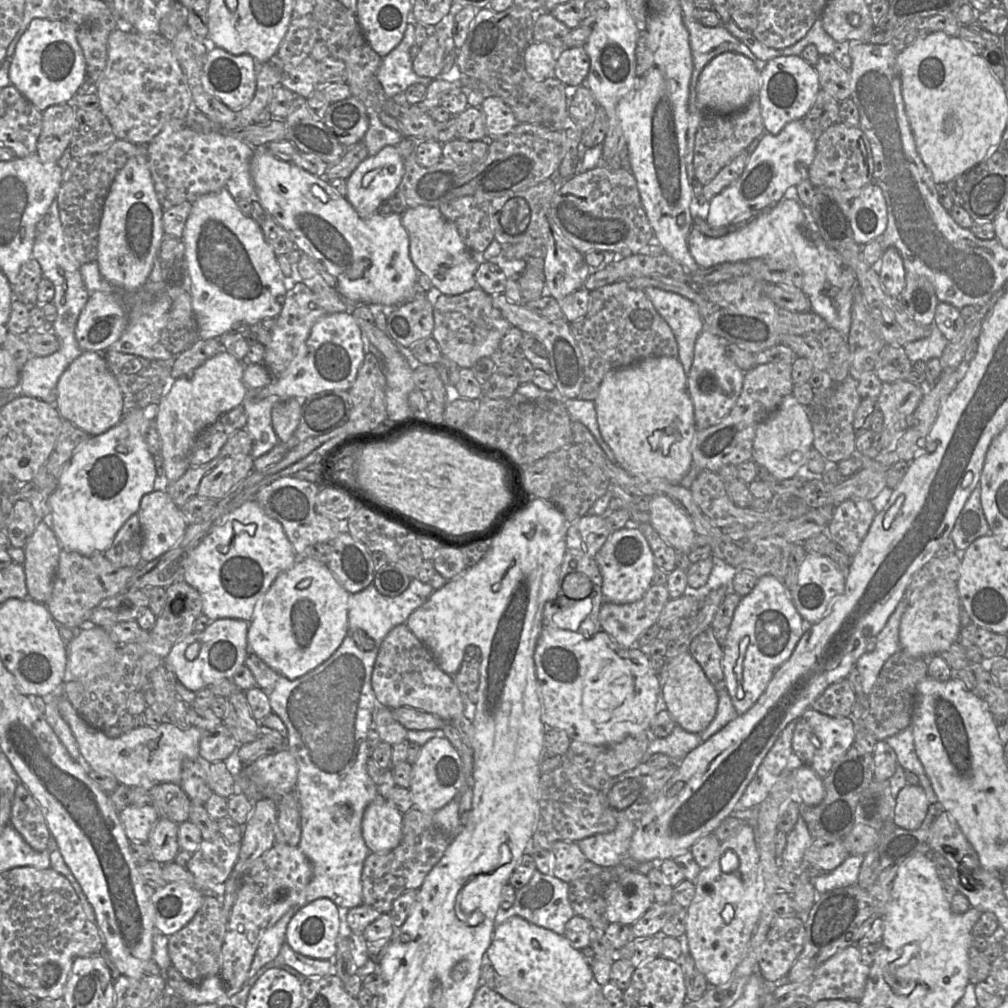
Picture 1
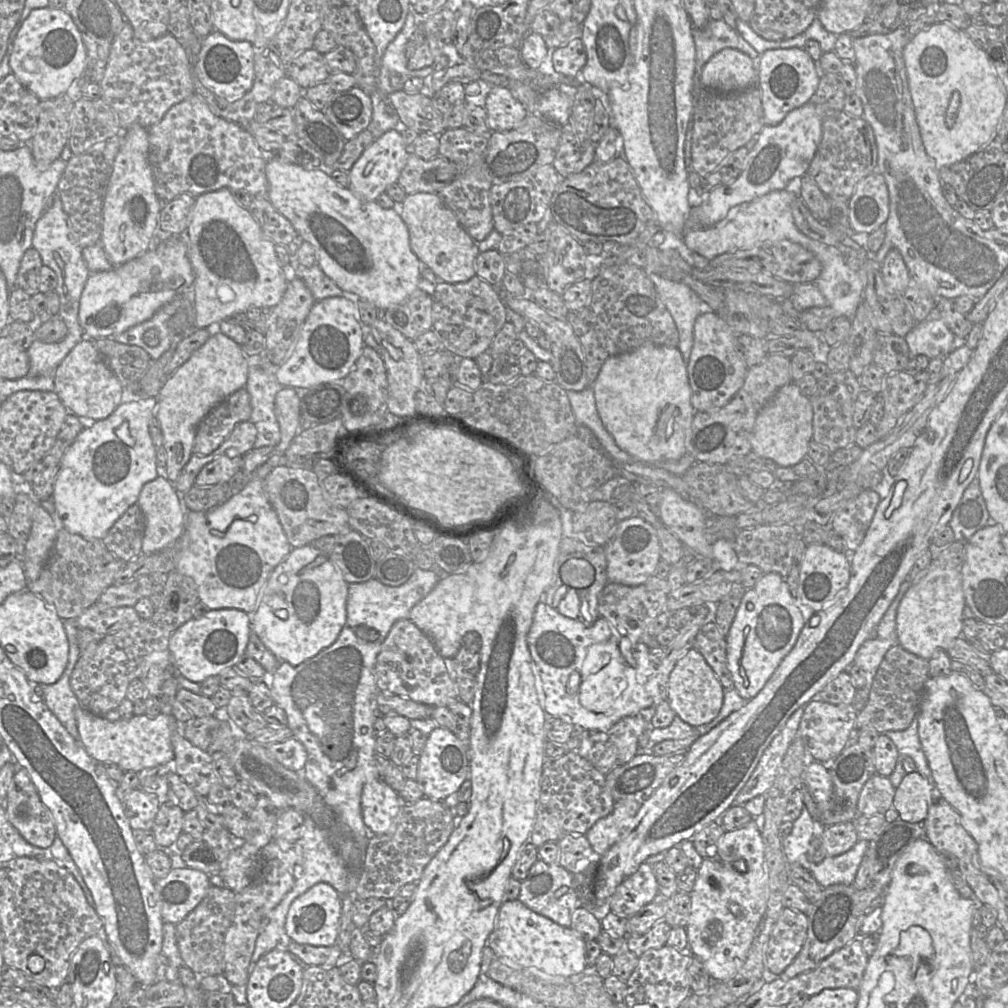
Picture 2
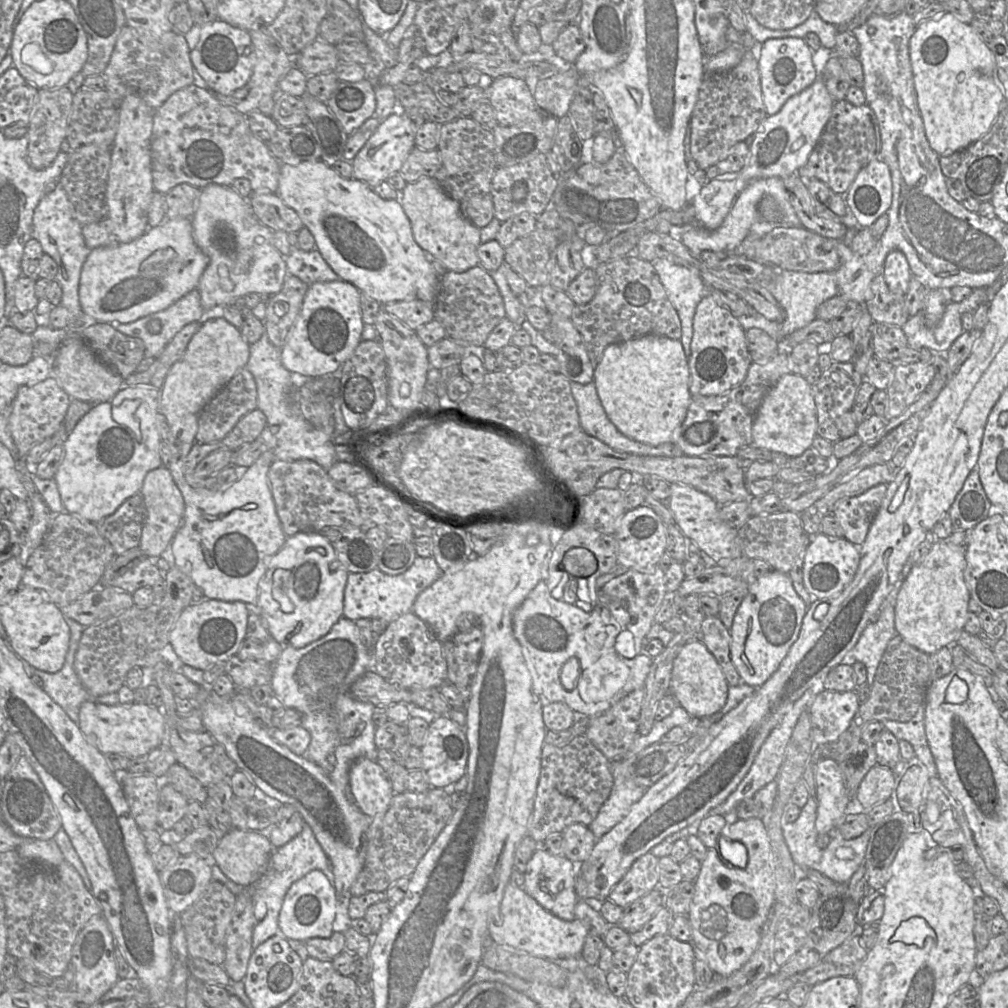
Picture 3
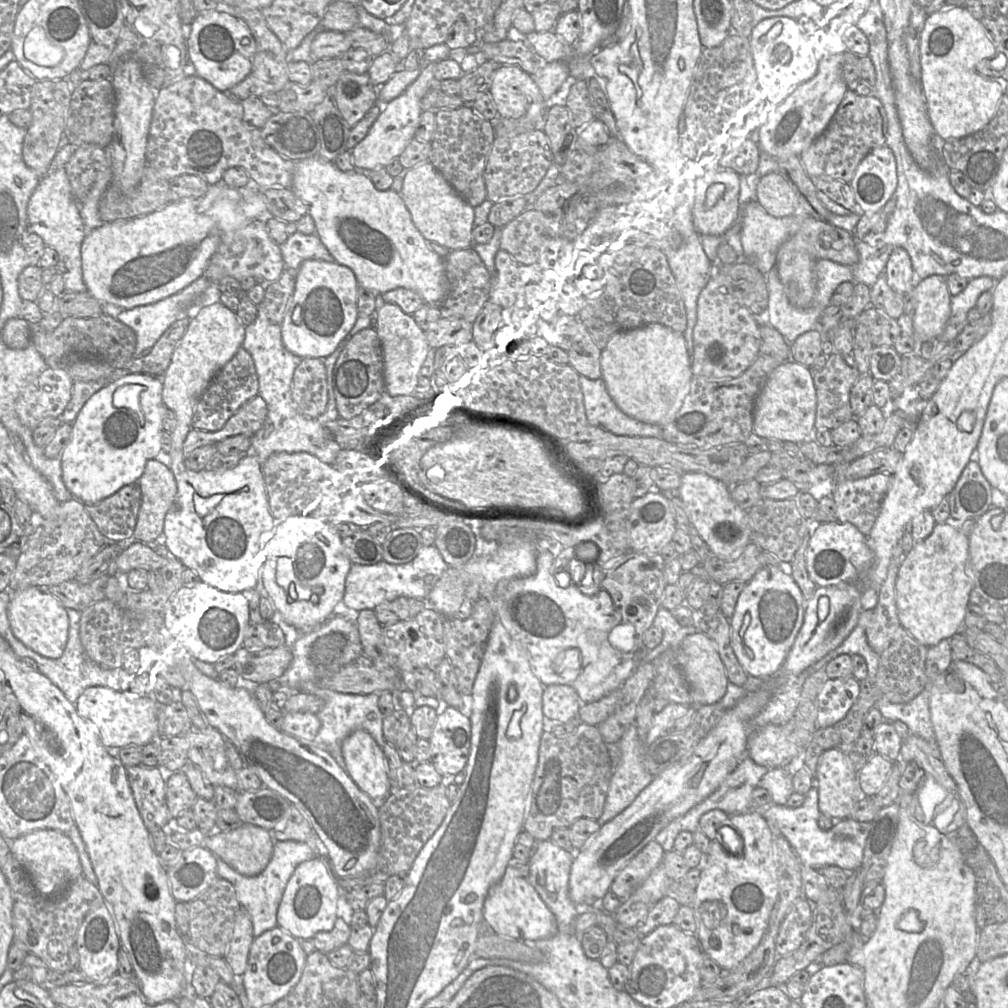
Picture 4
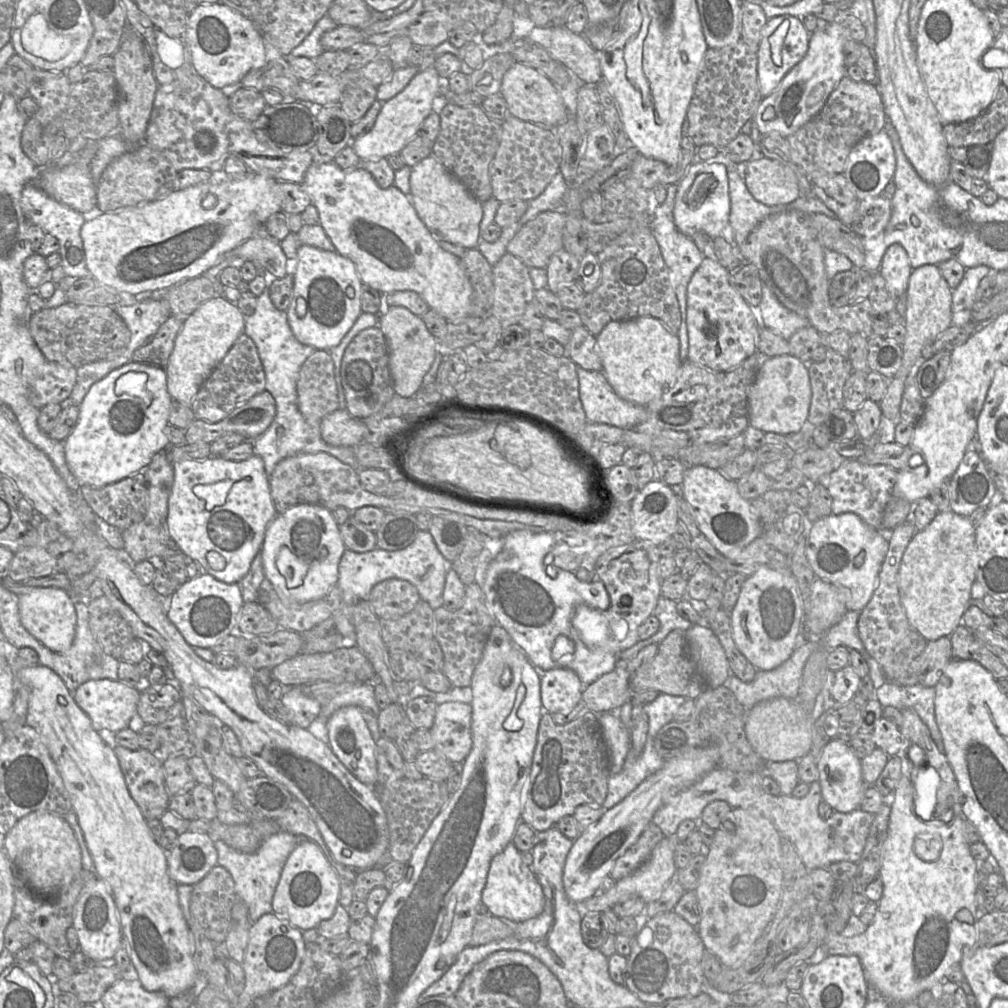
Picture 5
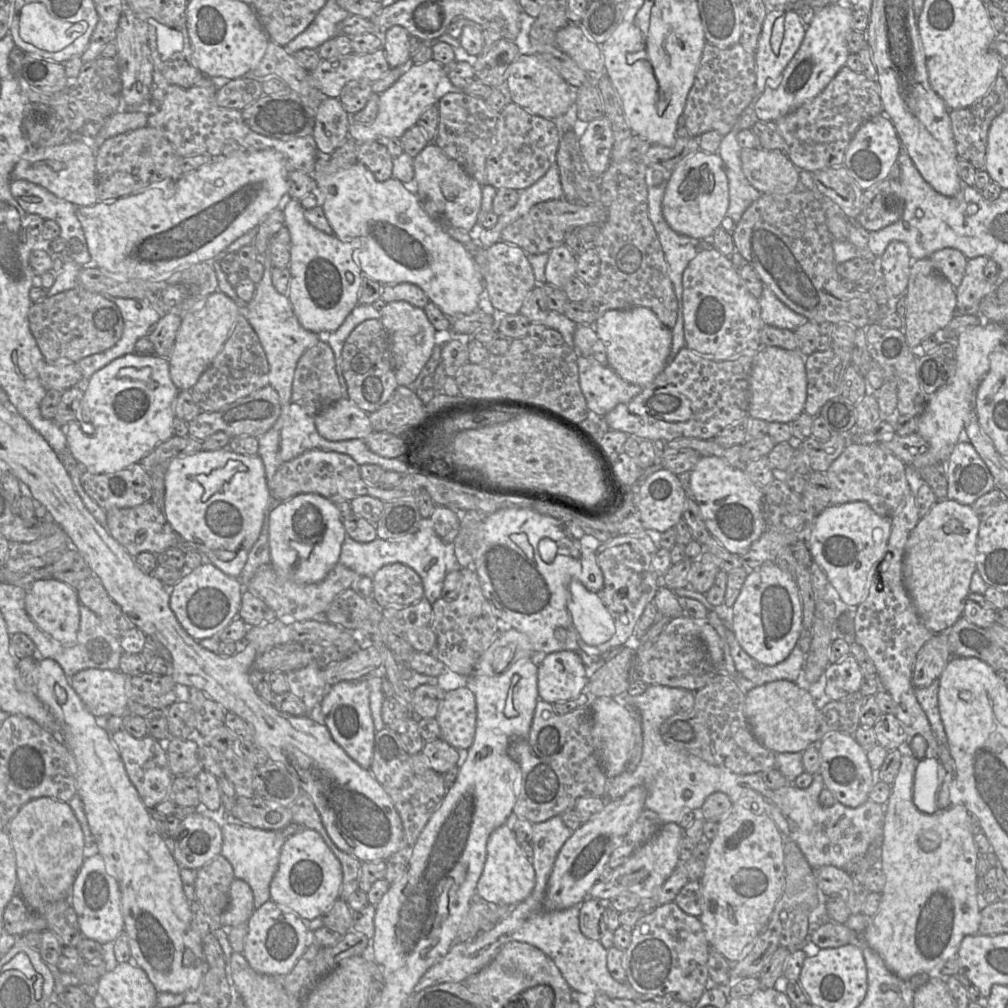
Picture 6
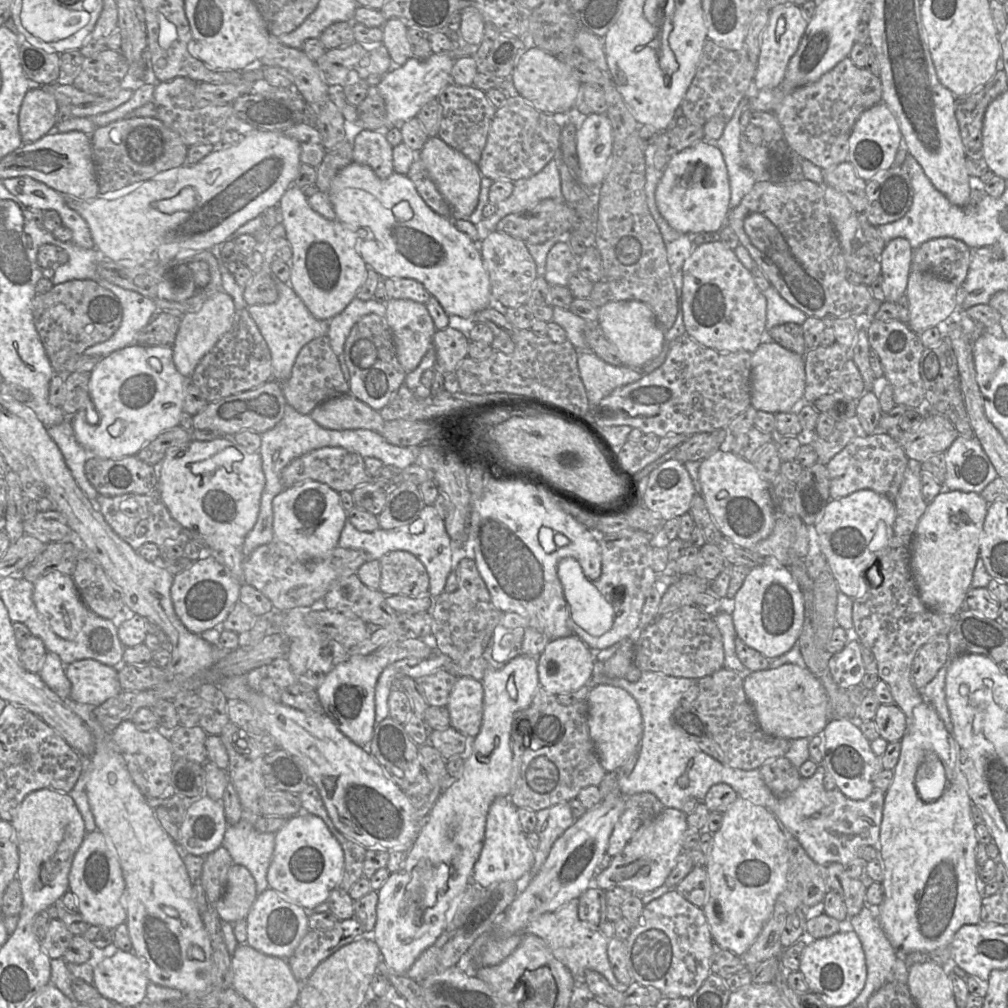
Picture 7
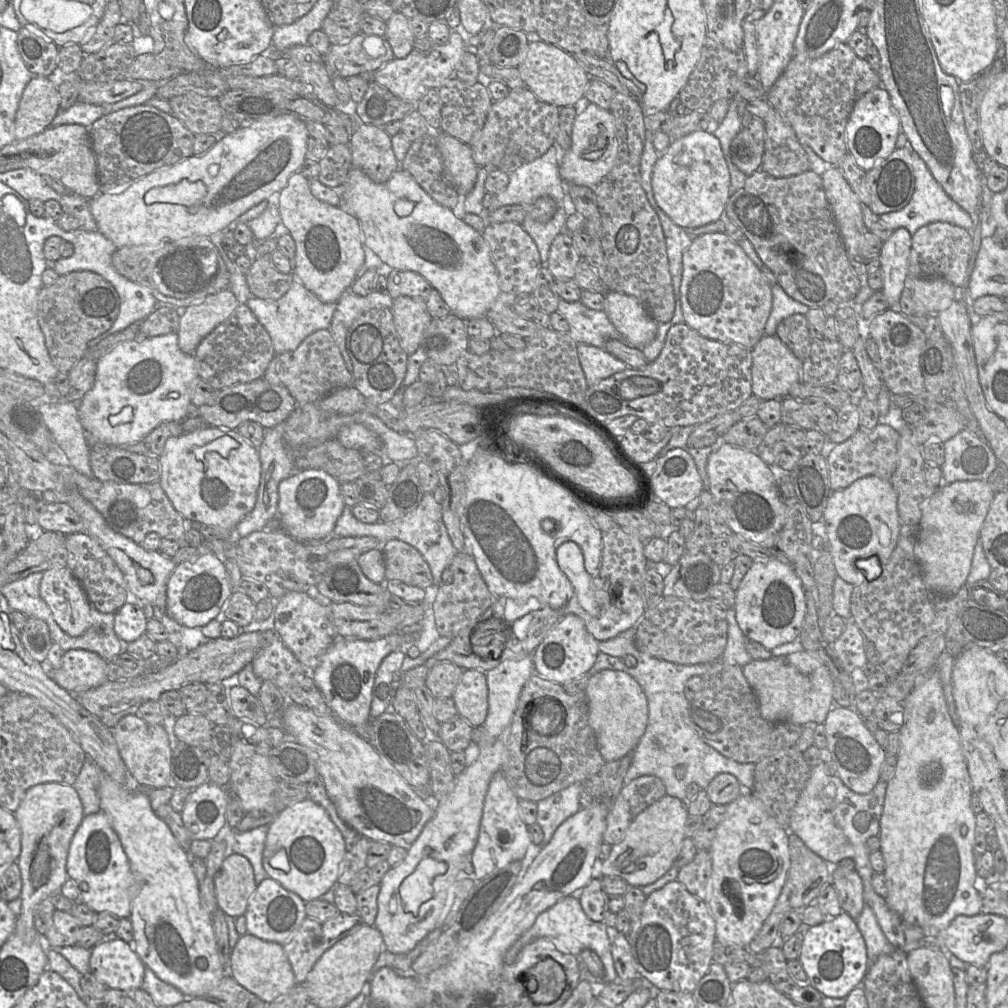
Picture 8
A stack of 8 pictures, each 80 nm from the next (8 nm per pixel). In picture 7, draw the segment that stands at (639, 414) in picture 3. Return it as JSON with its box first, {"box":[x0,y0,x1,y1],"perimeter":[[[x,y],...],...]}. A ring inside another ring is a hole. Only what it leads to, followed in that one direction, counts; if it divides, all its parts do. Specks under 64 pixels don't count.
{"box":[598,301,665,369],"perimeter":[[[612,301],[599,308],[598,325],[617,351],[624,366],[641,369],[662,351],[665,333],[653,310],[644,302]]]}

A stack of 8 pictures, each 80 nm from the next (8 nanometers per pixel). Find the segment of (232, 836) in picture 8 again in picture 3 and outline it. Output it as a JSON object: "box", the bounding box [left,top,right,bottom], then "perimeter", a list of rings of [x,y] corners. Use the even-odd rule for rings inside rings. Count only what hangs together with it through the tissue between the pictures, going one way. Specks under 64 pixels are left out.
{"box":[212,824,334,952],"perimeter":[[[305,824],[302,832],[285,845],[275,848],[270,857],[270,865],[262,877],[248,888],[242,887],[221,871],[217,864],[212,867],[212,880],[223,883],[236,896],[242,892],[251,891],[254,899],[254,916],[257,923],[253,931],[252,952],[264,941],[280,931],[278,919],[284,897],[290,886],[312,870],[322,871],[334,885],[334,874],[330,860],[317,841],[309,824]]]}

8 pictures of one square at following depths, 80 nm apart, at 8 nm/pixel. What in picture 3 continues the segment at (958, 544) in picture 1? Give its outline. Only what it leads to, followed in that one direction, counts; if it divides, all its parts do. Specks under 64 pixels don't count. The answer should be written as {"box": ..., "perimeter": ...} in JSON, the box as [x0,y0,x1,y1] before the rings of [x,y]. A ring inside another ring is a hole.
{"box":[948,464,991,532],"perimeter":[[[977,464],[968,475],[948,511],[953,531],[966,532],[973,529],[988,516],[990,506],[991,502],[982,486]]]}

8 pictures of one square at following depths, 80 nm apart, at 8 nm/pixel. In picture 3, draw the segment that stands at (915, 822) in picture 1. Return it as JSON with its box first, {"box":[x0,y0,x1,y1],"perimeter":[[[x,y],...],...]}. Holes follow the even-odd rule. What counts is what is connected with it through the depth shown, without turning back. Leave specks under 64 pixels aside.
{"box":[896,764,930,814],"perimeter":[[[923,764],[908,768],[896,788],[898,810],[906,814],[919,812],[930,791],[929,774]]]}

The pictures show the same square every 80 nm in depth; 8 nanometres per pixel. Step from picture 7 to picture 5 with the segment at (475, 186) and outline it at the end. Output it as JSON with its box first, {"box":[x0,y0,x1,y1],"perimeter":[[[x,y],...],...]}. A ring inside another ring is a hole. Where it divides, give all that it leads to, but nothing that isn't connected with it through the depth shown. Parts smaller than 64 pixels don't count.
{"box":[410,154,482,249],"perimeter":[[[433,154],[411,168],[410,199],[418,217],[434,235],[465,249],[478,249],[482,203]]]}

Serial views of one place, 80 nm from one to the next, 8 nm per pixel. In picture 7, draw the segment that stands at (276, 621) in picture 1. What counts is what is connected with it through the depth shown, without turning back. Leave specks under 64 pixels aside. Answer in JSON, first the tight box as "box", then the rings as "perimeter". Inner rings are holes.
{"box":[273,481,345,561],"perimeter":[[[317,481],[283,489],[273,501],[273,541],[289,559],[309,561],[327,556],[338,546],[345,521],[340,494]]]}

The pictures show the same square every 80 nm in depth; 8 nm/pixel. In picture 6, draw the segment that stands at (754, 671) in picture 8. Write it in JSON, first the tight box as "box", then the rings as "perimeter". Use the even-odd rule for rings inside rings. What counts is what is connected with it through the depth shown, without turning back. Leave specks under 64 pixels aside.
{"box":[744,680,820,753],"perimeter":[[[787,680],[756,686],[745,693],[744,714],[756,739],[778,753],[801,752],[817,741],[820,710],[809,691]]]}

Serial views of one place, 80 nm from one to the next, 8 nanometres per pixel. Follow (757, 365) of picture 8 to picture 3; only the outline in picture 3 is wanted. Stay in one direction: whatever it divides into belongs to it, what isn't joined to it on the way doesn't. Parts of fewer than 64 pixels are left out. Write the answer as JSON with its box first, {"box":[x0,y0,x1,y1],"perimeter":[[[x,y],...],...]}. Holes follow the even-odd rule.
{"box":[752,372,817,457],"perimeter":[[[791,372],[781,376],[763,398],[753,420],[752,444],[788,457],[797,457],[812,447],[816,430],[817,409],[812,386],[805,377]]]}

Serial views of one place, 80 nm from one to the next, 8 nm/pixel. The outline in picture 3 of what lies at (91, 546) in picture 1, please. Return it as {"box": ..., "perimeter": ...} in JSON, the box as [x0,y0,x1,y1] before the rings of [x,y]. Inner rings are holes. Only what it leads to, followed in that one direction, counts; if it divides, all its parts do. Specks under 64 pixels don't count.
{"box":[54,384,162,524],"perimeter":[[[147,384],[126,386],[106,402],[93,404],[64,443],[64,458],[54,477],[64,511],[97,524],[113,514],[129,497],[141,492],[146,474],[162,466],[156,426],[160,390]]]}

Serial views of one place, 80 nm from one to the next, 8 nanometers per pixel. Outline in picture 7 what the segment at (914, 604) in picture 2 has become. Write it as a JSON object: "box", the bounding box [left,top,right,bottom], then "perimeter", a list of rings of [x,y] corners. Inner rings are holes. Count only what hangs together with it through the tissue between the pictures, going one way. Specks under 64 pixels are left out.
{"box":[910,487,988,615],"perimeter":[[[941,487],[940,493],[929,503],[915,528],[910,545],[910,570],[920,599],[931,610],[957,615],[971,588],[971,580],[979,553],[979,540],[988,503],[976,492],[950,491]]]}

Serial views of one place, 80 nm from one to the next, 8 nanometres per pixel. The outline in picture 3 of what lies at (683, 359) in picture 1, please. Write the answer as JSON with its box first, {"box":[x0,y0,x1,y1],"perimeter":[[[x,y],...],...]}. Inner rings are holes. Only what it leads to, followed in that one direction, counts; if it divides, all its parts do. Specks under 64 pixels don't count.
{"box":[651,258,707,358],"perimeter":[[[659,258],[651,262],[659,275],[668,298],[678,313],[682,334],[681,343],[688,358],[691,353],[693,319],[697,305],[707,294],[700,272],[695,268],[676,265]]]}

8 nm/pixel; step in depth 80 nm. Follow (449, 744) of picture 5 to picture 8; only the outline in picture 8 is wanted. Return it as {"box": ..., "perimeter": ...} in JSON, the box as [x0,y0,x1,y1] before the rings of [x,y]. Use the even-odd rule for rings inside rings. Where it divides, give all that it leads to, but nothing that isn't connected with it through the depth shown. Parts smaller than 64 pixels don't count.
{"box":[452,669,488,728],"perimeter":[[[476,669],[464,670],[452,699],[458,716],[473,728],[481,726],[488,713],[488,685],[486,673]]]}

